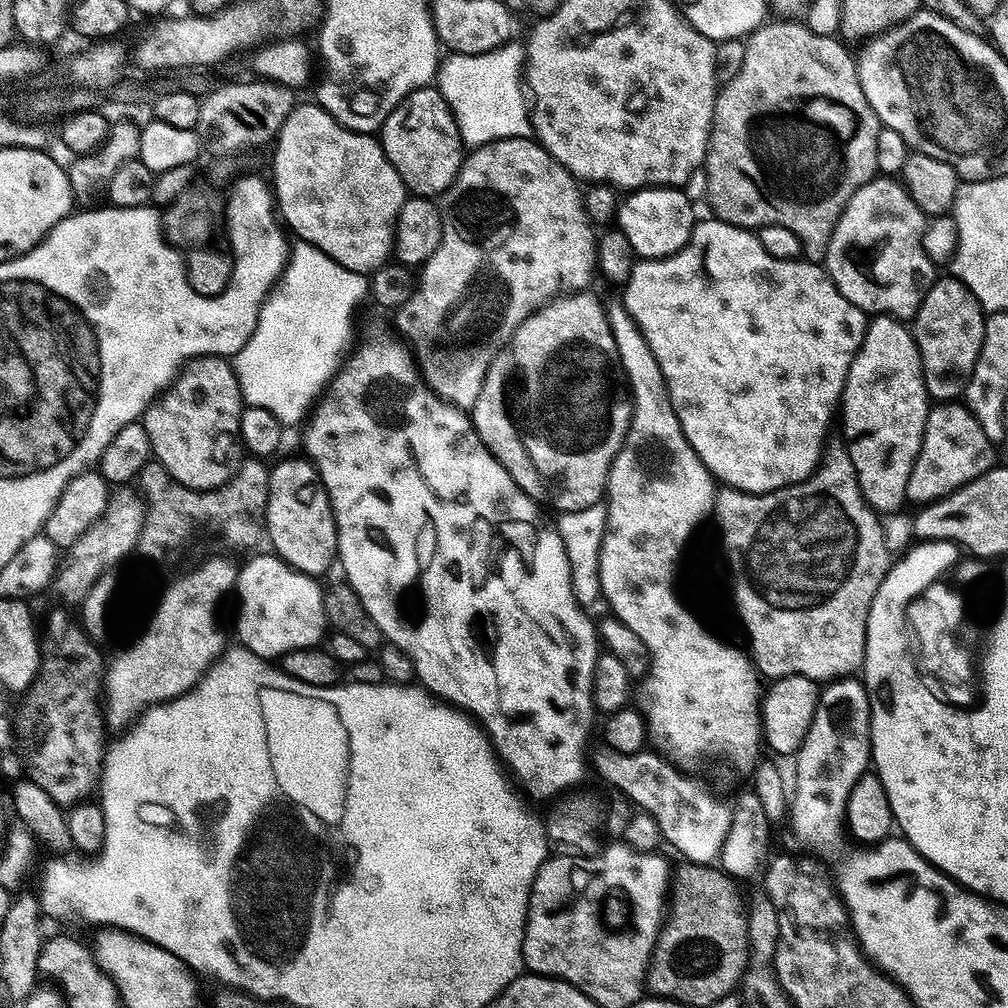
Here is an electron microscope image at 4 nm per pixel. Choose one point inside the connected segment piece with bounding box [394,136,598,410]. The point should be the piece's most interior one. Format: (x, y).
(515, 234)

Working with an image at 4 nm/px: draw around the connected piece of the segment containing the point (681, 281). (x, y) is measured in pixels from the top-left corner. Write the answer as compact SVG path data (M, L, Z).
M707 219L701 224L700 221L693 223L686 246L679 248L673 256L664 256L660 260L641 259L634 266L628 283L623 285L622 303L650 350L654 350L654 358L658 358L674 414L700 461L712 471L713 477L721 485L744 492L770 492L802 482L820 464L826 447L824 439L828 436L832 415L835 412L837 415L838 405L844 395L848 368L852 364L852 357L862 346L869 317L861 308L854 306L854 302L842 298L838 286L834 286L827 271L819 263L803 258L774 258L766 254L766 250L762 250L762 242L755 231L727 224L725 220Z

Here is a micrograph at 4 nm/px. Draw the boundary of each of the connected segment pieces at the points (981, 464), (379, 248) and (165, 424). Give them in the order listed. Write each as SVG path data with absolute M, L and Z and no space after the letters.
M940 402L929 407L922 446L918 450L918 458L914 462L914 470L910 470L910 482L906 486L906 497L912 500L916 506L927 506L951 492L957 492L962 486L966 486L971 480L977 480L982 474L986 474L997 463L997 445L986 434L982 434L982 426L970 414L970 410L960 402Z
M304 102L297 103L291 114L286 118L286 122L282 122L279 132L276 133L274 141L276 153L272 156L272 180L270 179L270 184L274 189L274 204L278 209L279 219L283 221L285 225L288 223L289 226L292 227L293 237L302 239L310 246L322 250L322 254L326 254L330 258L334 258L334 262L346 266L346 270L372 274L376 269L389 263L390 257L393 255L392 243L394 242L396 219L406 199L404 183L398 174L398 170L394 170L394 166L386 158L380 141L375 135L366 132L352 132L349 128L343 128L327 110L320 107L319 103L311 103L312 104L304 104Z
M198 356L187 361L184 367L179 369L176 379L149 404L142 417L155 463L157 460L181 484L181 489L211 492L220 488L239 470L242 463L239 424L245 407L235 367L225 357Z

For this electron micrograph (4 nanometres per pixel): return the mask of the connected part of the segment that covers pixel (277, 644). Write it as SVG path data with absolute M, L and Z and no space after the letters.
M275 554L256 556L243 565L239 565L236 574L234 596L240 599L240 609L236 612L236 632L240 635L239 643L250 649L254 654L265 658L283 658L290 650L299 648L317 647L325 639L324 628L324 588L319 584L317 577L307 576L291 568L285 560Z

